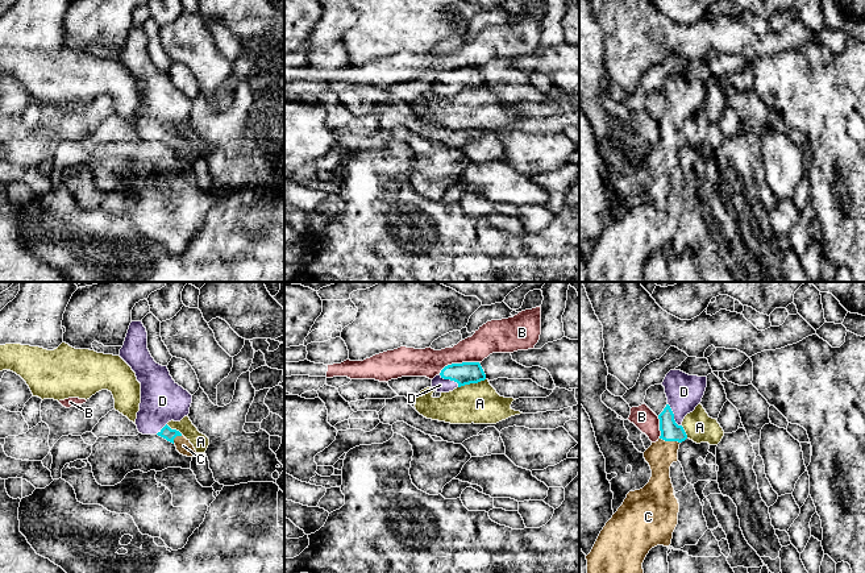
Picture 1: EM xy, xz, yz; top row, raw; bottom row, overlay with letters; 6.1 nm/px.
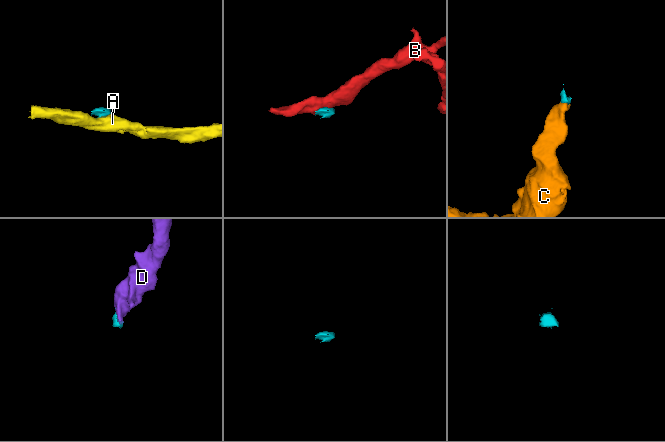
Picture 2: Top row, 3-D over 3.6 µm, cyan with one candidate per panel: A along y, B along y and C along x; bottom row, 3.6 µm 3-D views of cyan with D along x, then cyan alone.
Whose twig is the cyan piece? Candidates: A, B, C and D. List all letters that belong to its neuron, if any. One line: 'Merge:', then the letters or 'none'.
Merge: C, D

